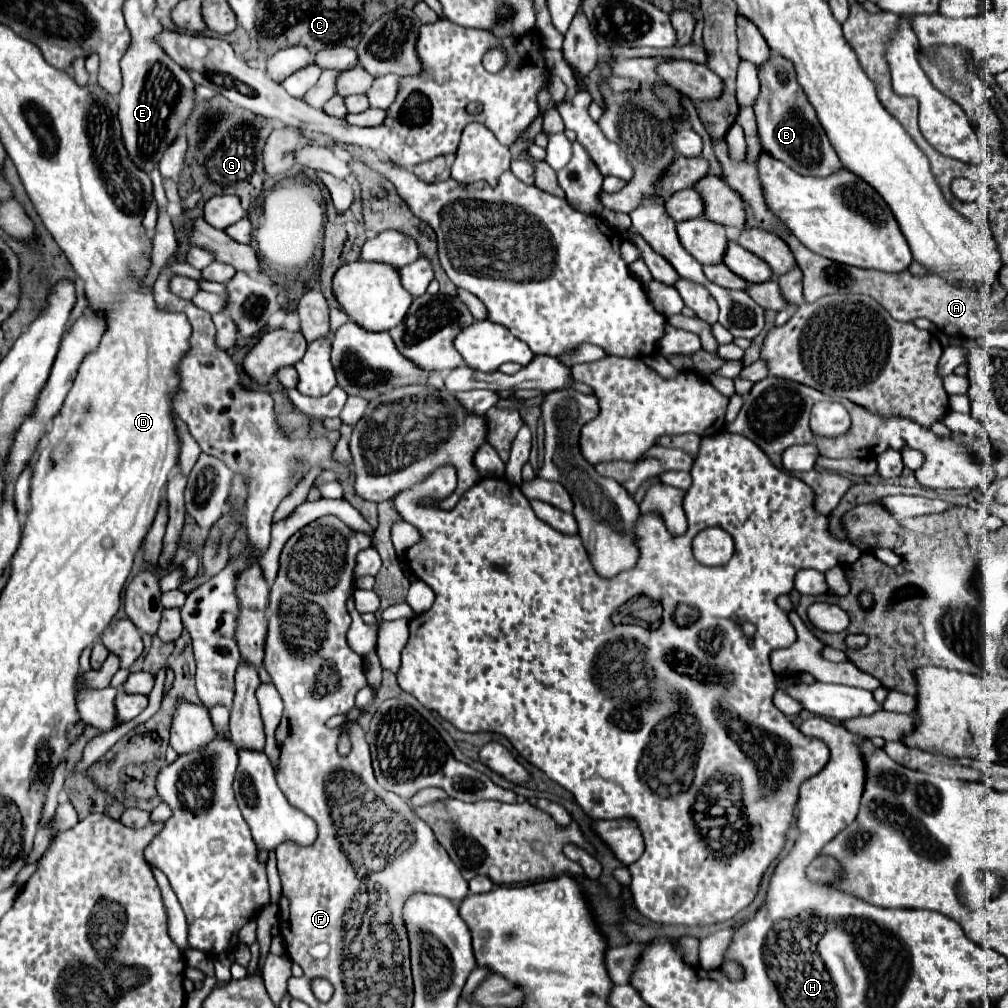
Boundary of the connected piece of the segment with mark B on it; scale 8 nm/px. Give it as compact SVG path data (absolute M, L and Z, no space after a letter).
M770 52L768 64L758 68L758 80L760 94L754 100L754 112L764 150L800 174L828 176L840 170L840 158L836 156L836 150L832 148L820 120L816 118L812 104L808 104L808 96L804 96L804 90L796 80L796 68L792 68L784 56Z

